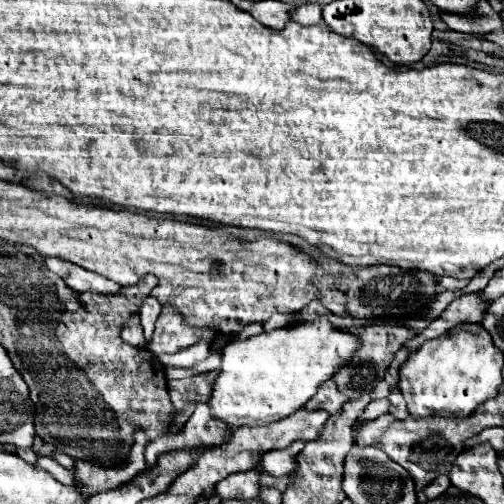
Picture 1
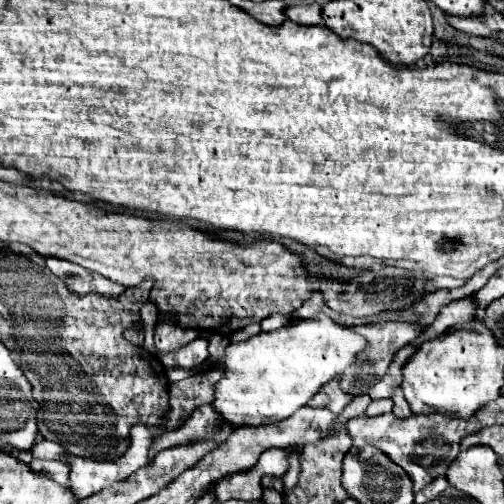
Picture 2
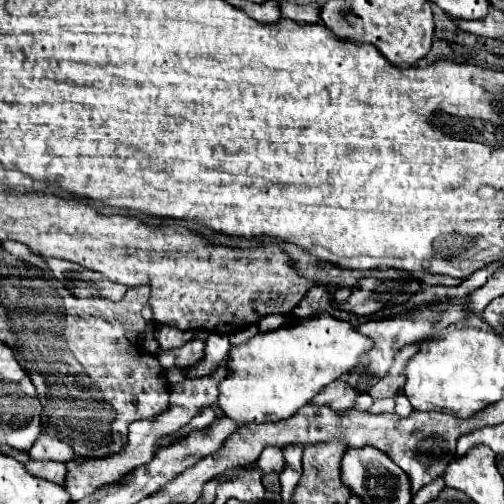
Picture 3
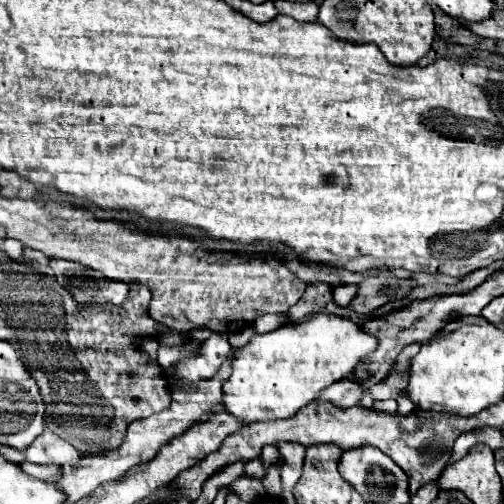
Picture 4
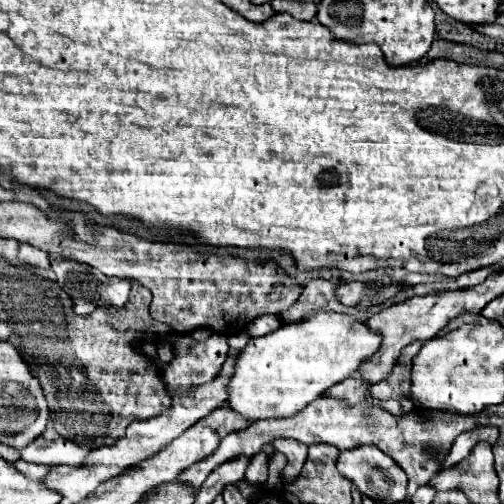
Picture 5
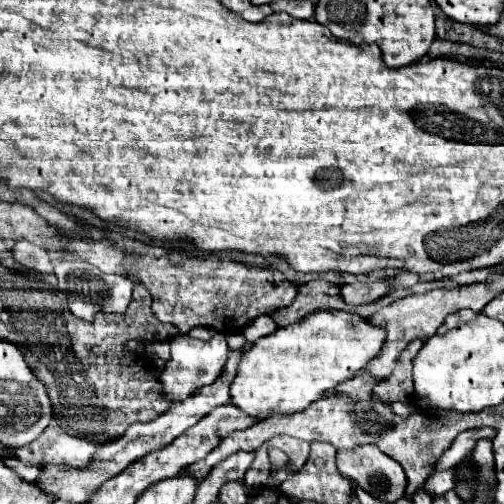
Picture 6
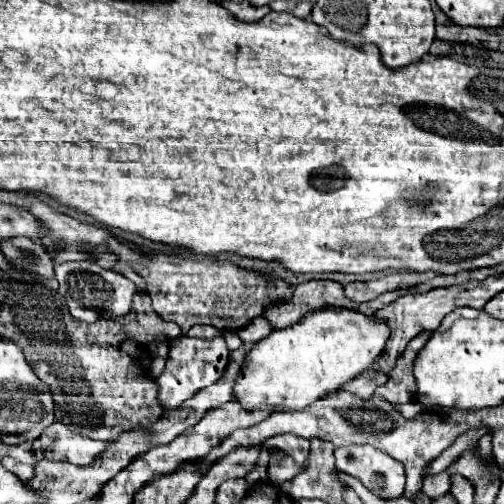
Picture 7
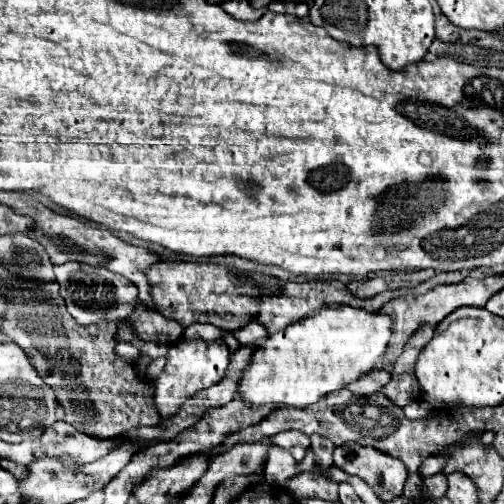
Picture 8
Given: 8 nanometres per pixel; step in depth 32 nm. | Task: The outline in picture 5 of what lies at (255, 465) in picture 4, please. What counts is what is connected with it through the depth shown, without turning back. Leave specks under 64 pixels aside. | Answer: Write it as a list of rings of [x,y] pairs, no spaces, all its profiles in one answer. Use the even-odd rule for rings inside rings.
[[[261,450],[249,463],[244,478],[250,484],[263,486],[267,480],[268,465],[261,465],[261,459],[265,459],[265,457],[265,452]]]

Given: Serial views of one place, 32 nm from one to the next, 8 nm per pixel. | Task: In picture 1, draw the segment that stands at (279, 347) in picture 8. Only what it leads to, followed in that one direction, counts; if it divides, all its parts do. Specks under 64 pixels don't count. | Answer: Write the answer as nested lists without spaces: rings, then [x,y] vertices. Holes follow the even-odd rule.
[[[326,316],[262,332],[246,340],[232,340],[222,350],[222,368],[212,386],[210,416],[238,426],[262,426],[290,416],[316,394],[320,382],[330,380],[352,356],[358,340],[336,330]]]

